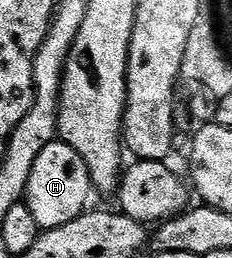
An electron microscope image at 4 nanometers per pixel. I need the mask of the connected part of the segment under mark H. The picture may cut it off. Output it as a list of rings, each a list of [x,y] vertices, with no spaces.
[[[56,141],[45,145],[33,161],[33,173],[29,173],[29,185],[25,202],[29,213],[37,221],[37,225],[43,231],[52,231],[61,225],[69,225],[78,215],[84,214],[88,210],[93,188],[89,169],[85,161],[81,161],[81,153],[73,149],[73,145],[62,141]]]

